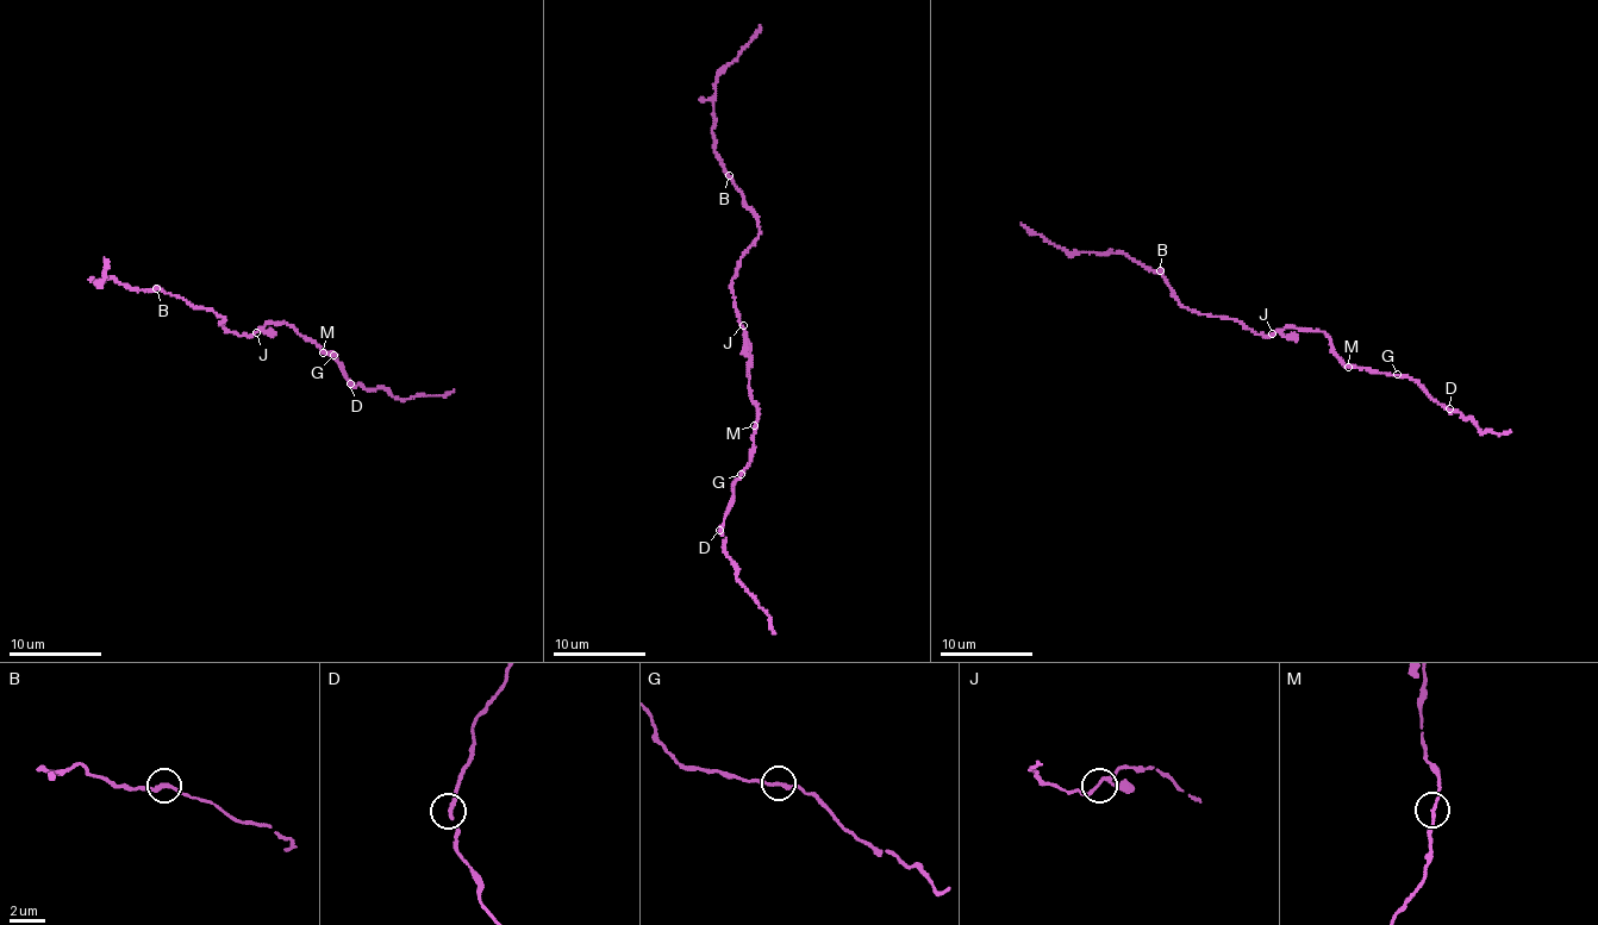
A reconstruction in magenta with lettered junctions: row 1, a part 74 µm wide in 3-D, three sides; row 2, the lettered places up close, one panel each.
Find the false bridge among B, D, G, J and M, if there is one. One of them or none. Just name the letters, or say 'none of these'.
none of these

